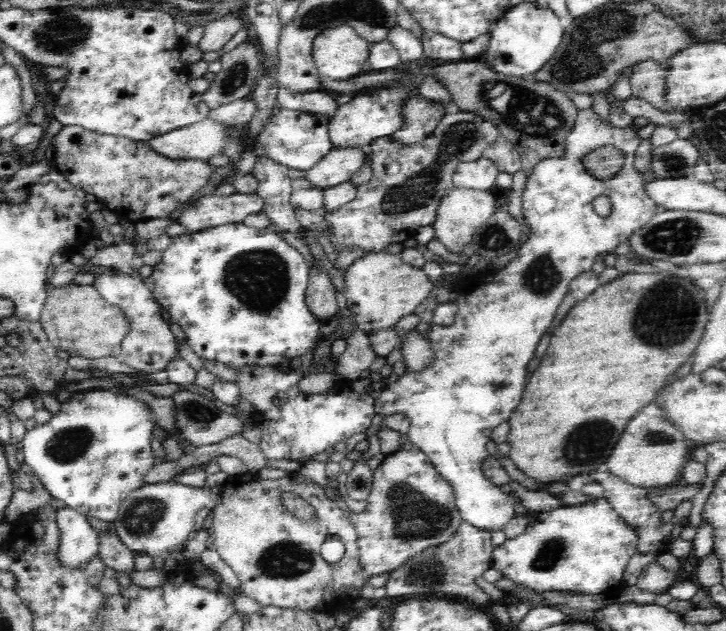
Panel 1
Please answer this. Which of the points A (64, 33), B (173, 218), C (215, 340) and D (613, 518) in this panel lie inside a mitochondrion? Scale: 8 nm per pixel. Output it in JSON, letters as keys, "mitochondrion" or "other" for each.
{"A":"mitochondrion","B":"other","C":"other","D":"other"}

